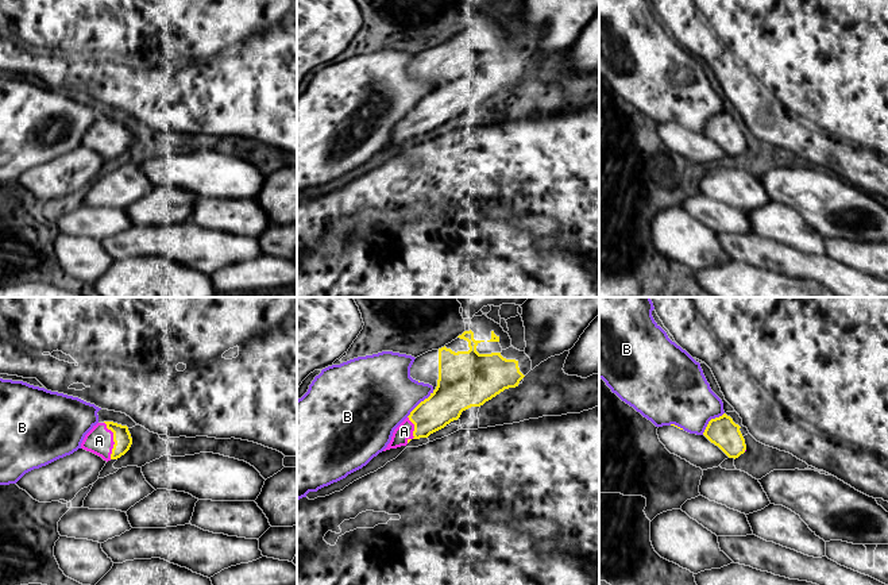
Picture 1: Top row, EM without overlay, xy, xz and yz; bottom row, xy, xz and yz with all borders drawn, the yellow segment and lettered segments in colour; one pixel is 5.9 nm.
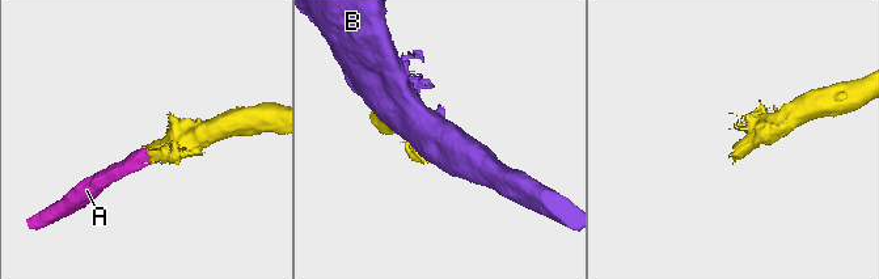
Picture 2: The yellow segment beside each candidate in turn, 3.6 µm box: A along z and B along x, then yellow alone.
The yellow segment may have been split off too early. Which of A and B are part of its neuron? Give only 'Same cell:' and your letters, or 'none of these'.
Same cell: A

